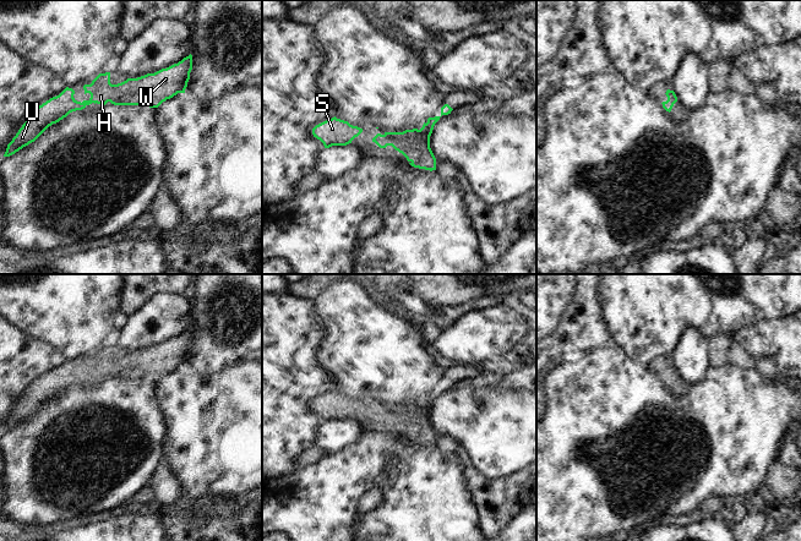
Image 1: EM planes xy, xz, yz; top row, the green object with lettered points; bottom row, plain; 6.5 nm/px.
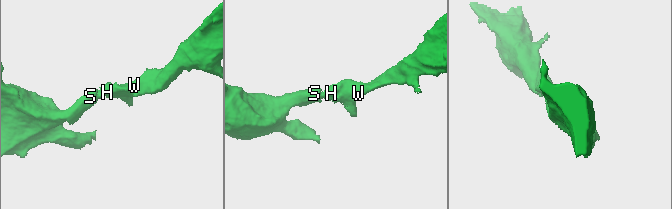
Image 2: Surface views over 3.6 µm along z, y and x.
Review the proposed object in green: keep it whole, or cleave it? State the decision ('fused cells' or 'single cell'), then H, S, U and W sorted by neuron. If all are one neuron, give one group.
single cell | H S U W

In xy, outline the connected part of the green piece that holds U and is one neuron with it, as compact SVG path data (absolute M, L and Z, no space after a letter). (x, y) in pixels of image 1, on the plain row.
M190 328L167 343L137 353L127 353L118 359L110 357L110 346L99 348L91 359L83 360L85 368L89 367L91 372L82 377L73 372L75 365L66 361L59 370L50 372L32 386L7 419L4 431L15 428L34 416L49 400L92 377L102 381L110 376L114 379L158 382L178 367L185 367L191 344L192 329Z

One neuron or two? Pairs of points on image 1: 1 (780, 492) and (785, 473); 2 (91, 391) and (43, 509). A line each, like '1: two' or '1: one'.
1: one
2: one

